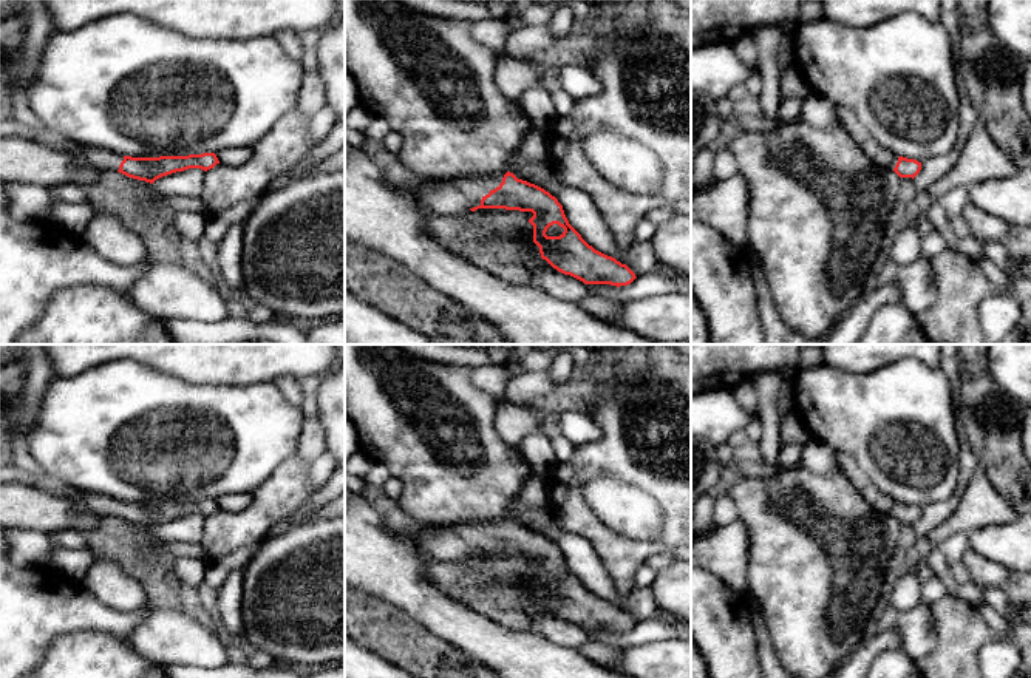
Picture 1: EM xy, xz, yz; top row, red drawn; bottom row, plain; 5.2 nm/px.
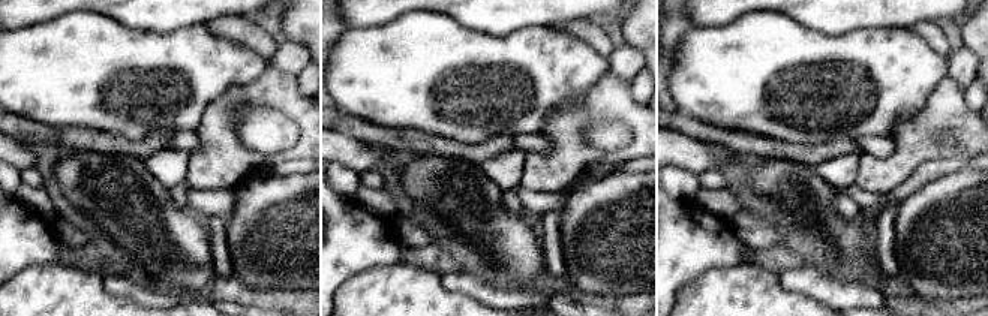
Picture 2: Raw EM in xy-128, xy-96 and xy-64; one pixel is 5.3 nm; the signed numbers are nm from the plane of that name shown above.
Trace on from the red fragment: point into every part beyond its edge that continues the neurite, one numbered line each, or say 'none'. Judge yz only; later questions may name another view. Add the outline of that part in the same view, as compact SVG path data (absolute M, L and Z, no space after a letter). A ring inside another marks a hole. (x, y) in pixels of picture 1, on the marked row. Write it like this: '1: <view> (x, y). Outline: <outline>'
1: yz (858, 133). Outline: M836 107L836 114L841 125L850 137L880 165L893 170L898 158L892 151L883 148L873 136L858 122L847 107Z

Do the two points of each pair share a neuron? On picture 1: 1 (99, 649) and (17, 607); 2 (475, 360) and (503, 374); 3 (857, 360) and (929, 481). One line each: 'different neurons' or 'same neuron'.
1: different neurons
2: different neurons
3: different neurons

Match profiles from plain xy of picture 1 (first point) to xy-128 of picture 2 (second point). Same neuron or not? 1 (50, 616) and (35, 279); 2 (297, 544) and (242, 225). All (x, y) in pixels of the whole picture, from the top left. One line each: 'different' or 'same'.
1: different
2: same

